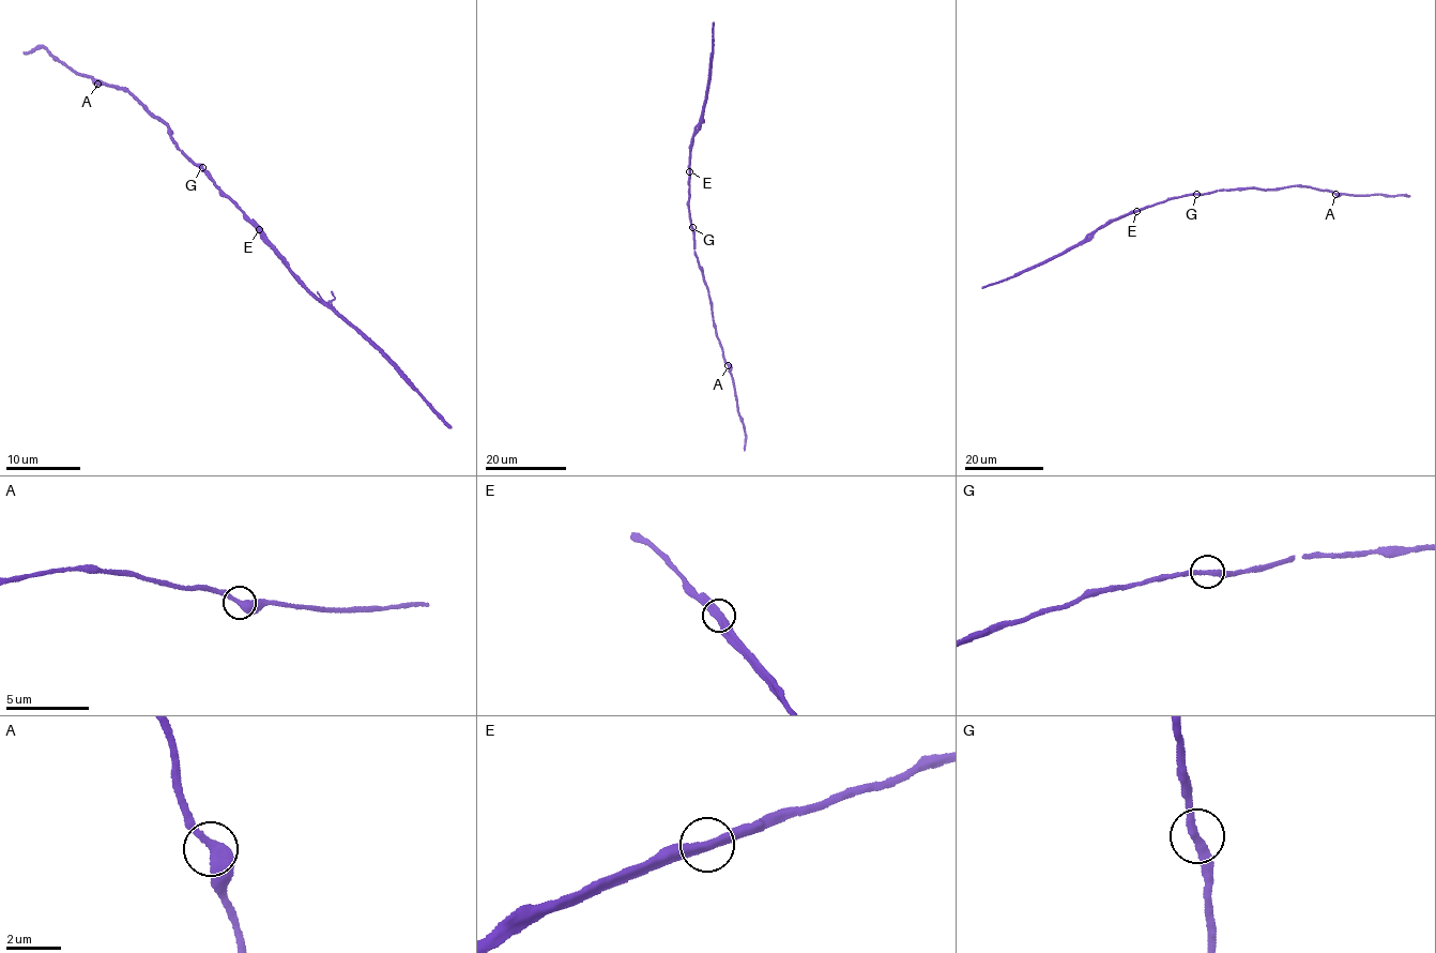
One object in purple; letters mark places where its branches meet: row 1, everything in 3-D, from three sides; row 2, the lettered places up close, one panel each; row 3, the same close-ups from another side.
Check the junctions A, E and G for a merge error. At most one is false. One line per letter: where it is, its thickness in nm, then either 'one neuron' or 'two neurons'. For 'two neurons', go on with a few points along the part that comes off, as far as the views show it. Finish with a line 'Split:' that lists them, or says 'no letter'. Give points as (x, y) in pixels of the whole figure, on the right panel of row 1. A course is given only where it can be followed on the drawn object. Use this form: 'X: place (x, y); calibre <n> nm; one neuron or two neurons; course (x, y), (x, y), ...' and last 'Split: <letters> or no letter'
A: place (1335, 194); calibre 420 nm; one neuron
E: place (1136, 211); calibre 400 nm; two neurons; course (1136, 210), (1108, 221), (1079, 243), (1014, 274)
G: place (1196, 194); calibre 320 nm; one neuron
Split: E

